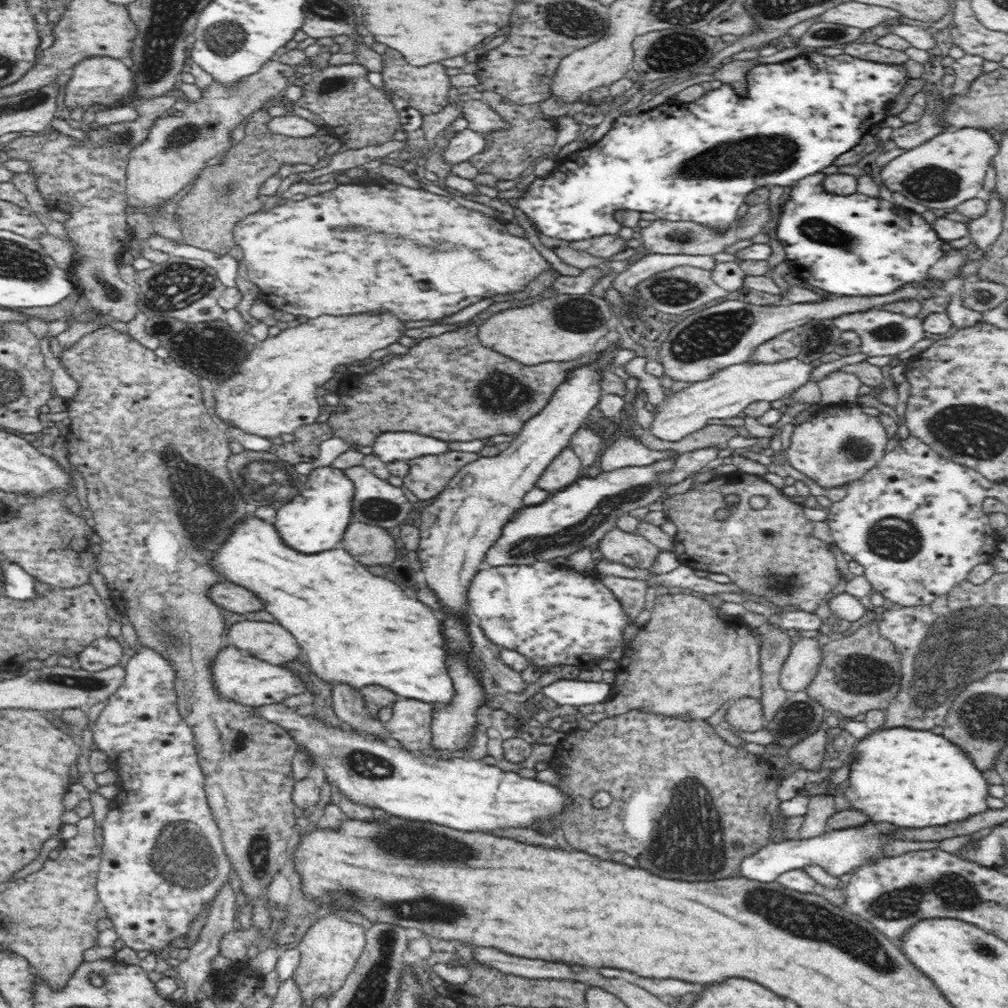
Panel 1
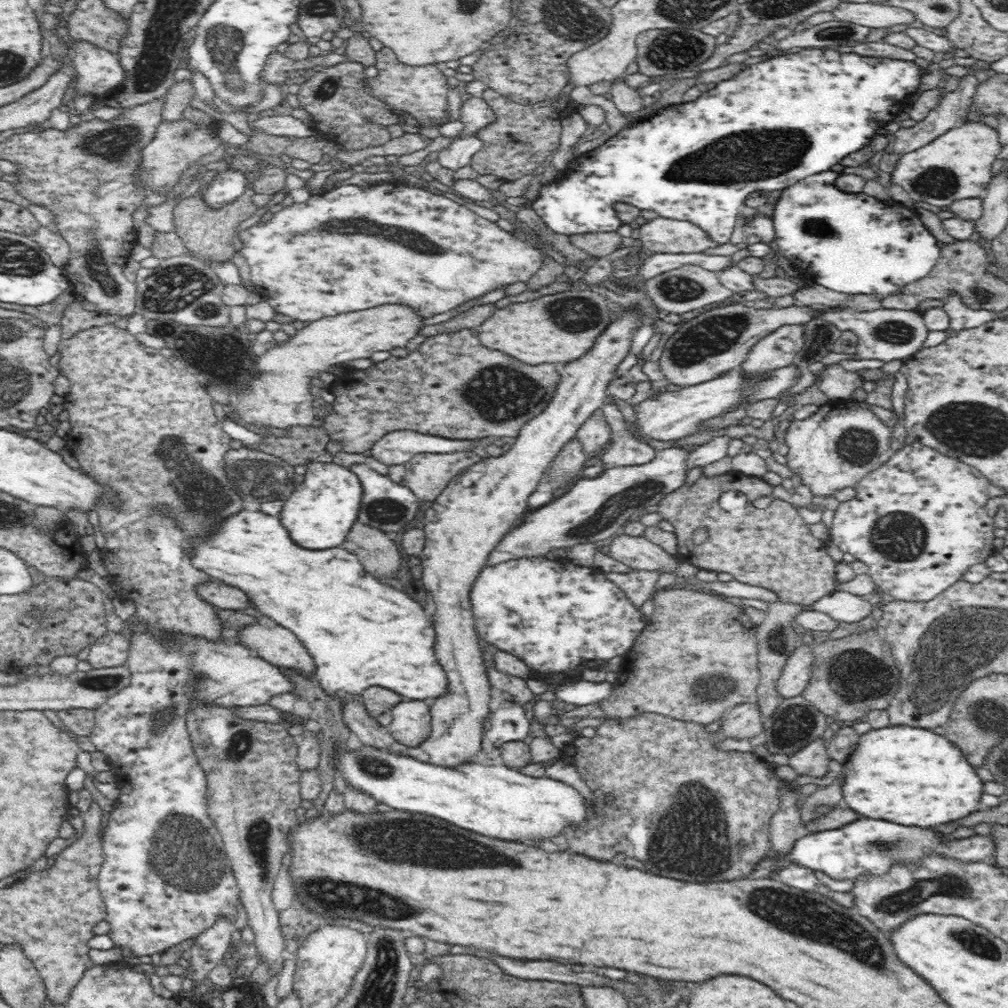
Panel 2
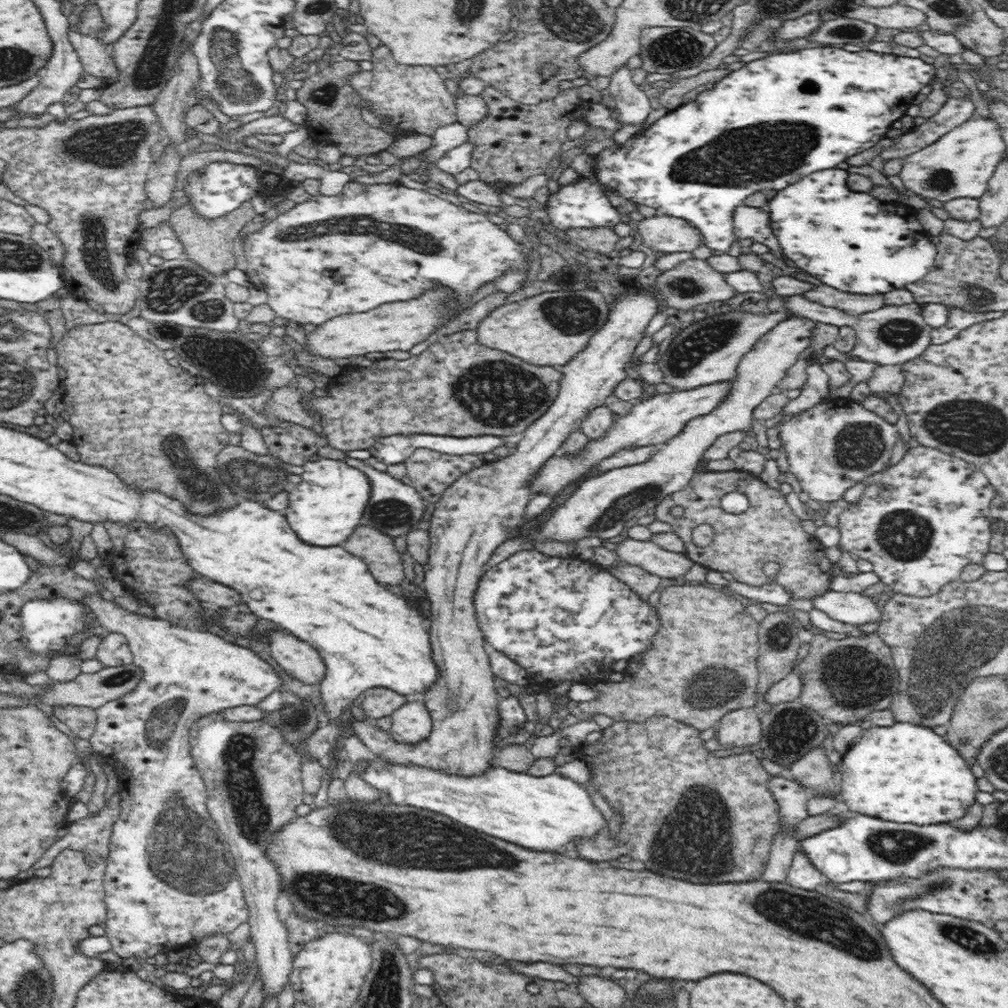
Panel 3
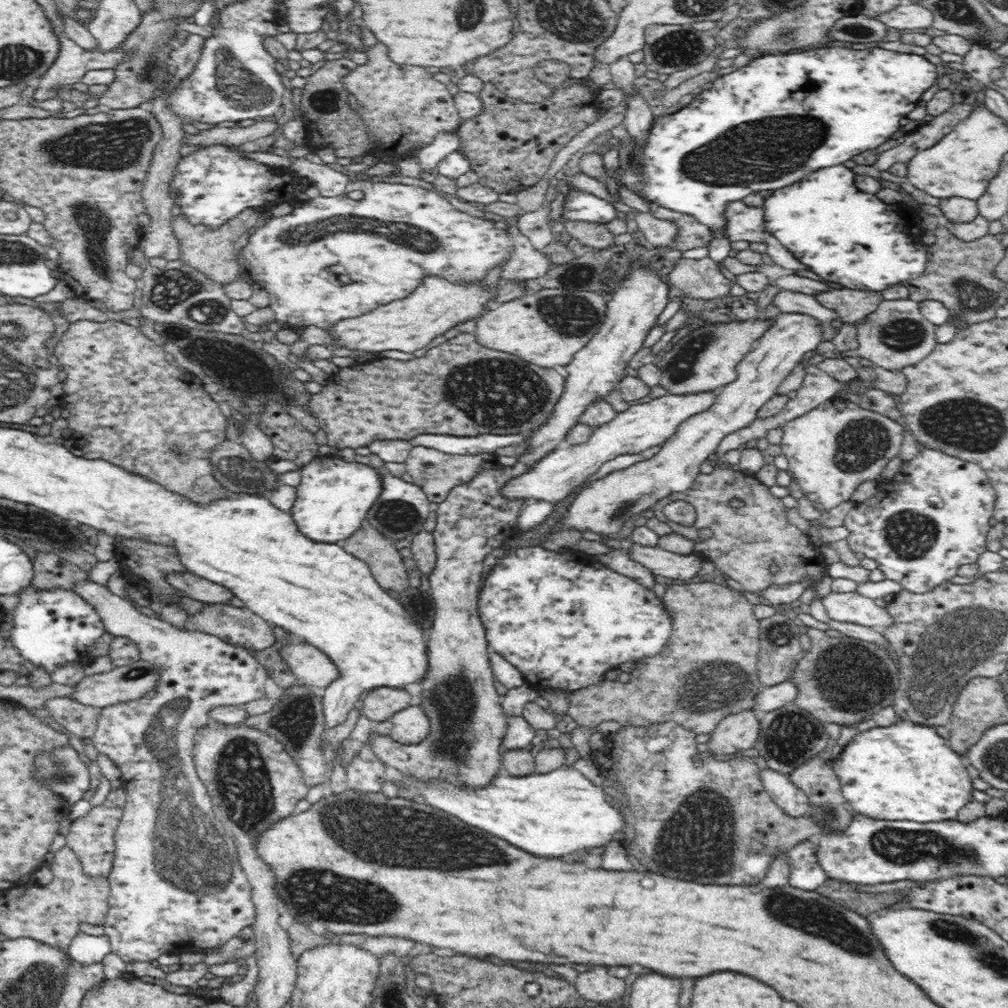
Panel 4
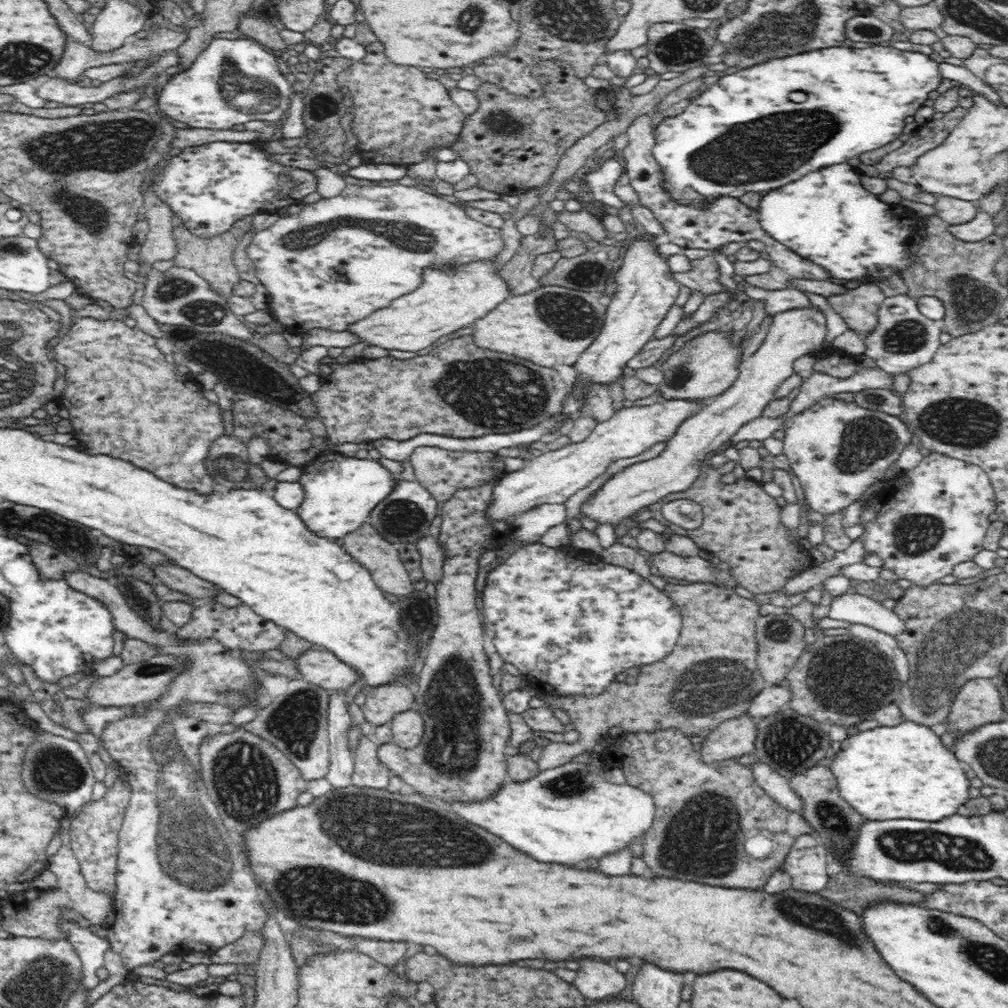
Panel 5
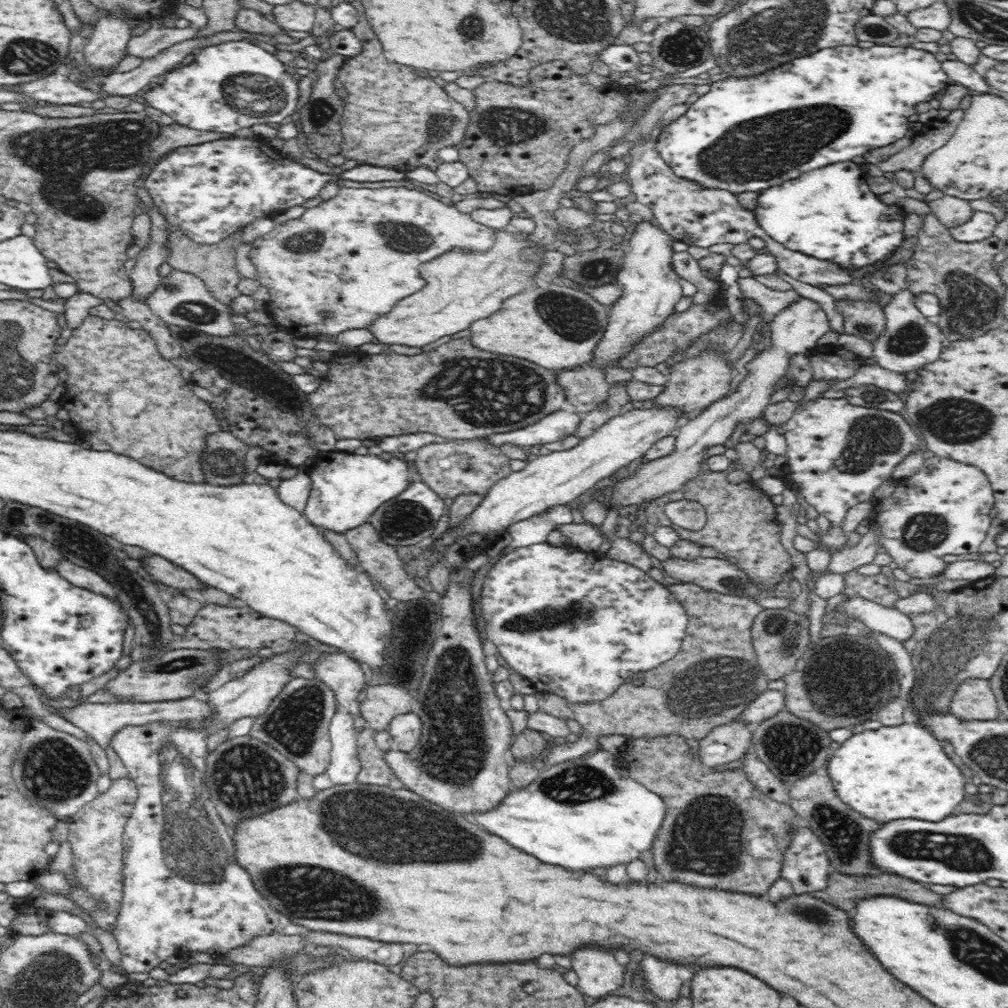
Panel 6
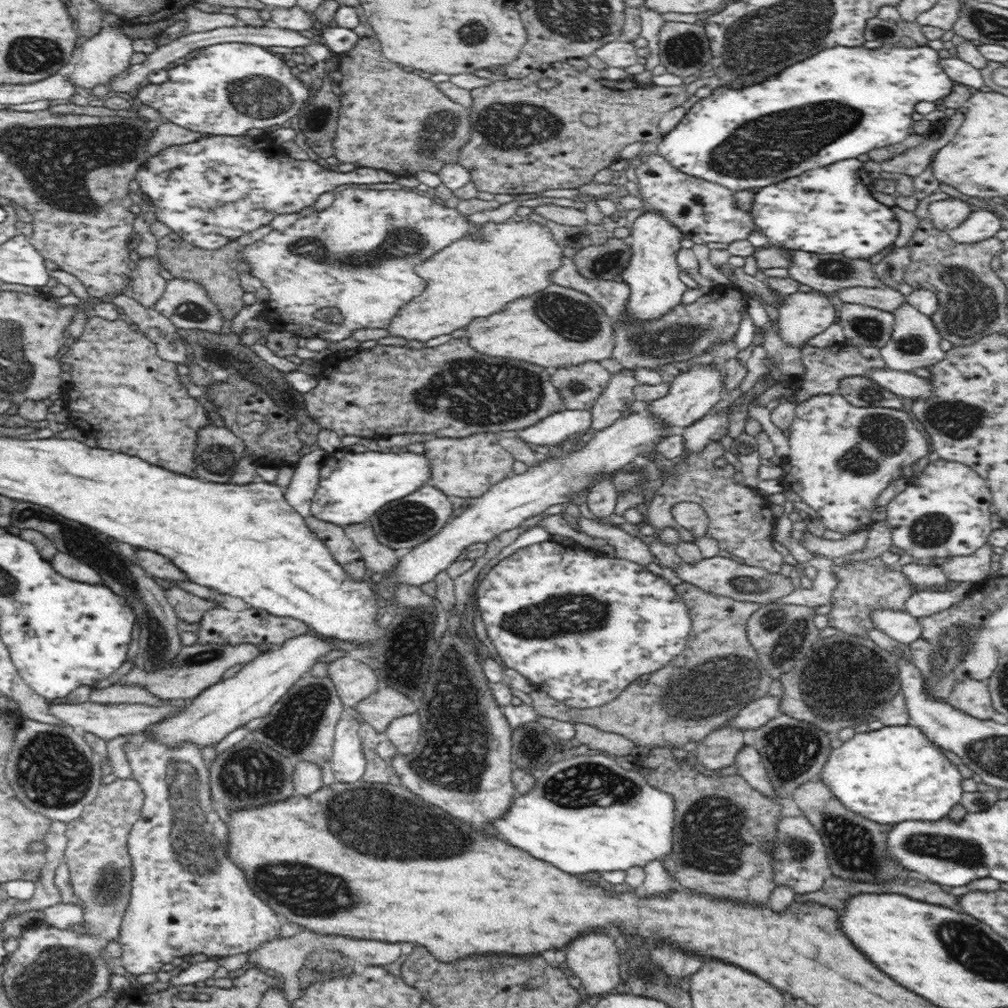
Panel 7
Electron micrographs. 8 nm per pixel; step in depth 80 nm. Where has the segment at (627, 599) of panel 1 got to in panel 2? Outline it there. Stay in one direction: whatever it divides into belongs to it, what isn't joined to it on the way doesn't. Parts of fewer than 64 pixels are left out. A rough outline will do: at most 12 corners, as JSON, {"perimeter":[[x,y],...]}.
{"perimeter":[[632,568],[605,575],[641,607],[660,573]]}

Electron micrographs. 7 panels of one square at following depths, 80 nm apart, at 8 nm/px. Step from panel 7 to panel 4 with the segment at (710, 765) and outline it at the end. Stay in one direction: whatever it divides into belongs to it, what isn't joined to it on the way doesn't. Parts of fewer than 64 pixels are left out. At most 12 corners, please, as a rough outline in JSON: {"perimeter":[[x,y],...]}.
{"perimeter":[[760,715],[723,718],[706,742],[709,754],[754,748]]}

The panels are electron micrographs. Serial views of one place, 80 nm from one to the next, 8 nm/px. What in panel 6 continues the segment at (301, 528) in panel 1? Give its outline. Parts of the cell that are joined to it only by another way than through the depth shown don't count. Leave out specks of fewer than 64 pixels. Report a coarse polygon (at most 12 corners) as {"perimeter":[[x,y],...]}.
{"perimeter":[[319,453],[305,517],[319,530],[369,523],[422,481],[404,456]]}

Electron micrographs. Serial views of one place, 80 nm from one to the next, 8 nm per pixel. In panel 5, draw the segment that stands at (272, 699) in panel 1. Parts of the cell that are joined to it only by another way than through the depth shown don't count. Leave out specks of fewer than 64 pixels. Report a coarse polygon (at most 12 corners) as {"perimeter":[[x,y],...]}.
{"perimeter":[[67,571],[116,631],[185,667],[105,725],[132,791],[102,924],[130,972],[260,932],[263,894],[198,773],[256,672]]}

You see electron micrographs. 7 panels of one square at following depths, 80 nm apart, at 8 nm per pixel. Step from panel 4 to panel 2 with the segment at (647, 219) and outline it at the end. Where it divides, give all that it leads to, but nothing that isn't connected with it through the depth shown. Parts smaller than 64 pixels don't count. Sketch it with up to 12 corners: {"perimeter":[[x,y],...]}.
{"perimeter":[[658,216],[641,224],[637,247],[701,253],[716,246],[700,227]]}

